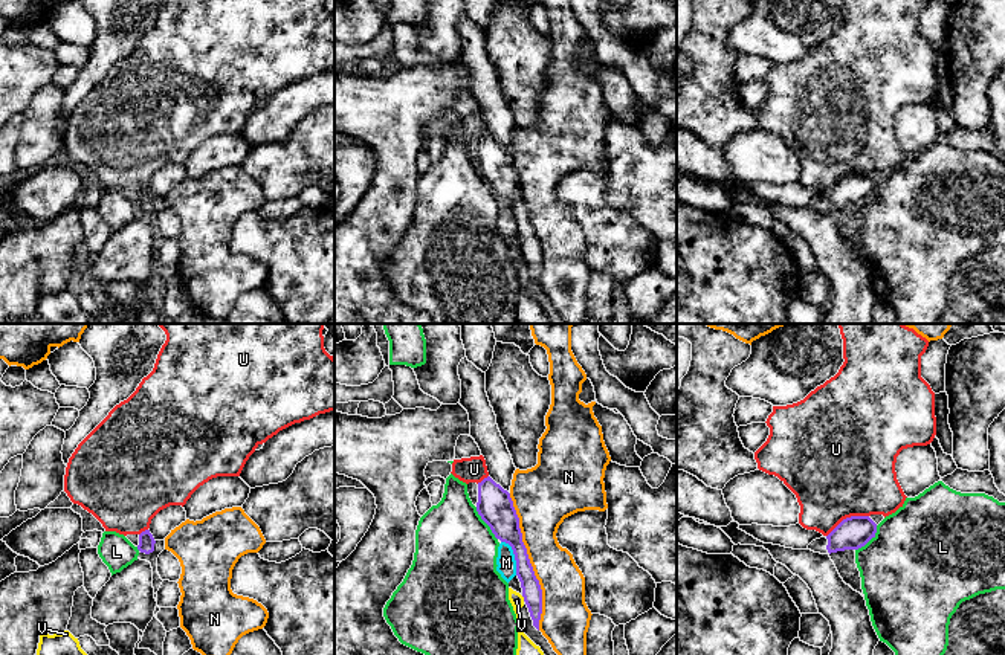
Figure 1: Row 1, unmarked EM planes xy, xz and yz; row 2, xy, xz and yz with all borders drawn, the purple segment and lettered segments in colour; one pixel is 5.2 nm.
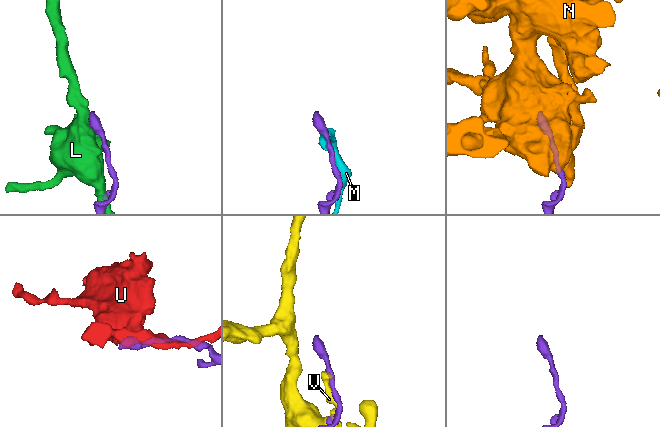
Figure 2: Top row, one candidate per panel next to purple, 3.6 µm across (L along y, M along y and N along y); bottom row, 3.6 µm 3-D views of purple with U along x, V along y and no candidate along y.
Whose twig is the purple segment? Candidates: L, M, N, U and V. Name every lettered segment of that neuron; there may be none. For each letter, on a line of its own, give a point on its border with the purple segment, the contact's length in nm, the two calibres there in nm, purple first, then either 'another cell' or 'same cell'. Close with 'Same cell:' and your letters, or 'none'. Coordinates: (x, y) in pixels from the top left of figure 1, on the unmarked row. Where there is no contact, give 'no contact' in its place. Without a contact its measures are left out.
L: contact xz (486, 180); length 200 nm; calibres 190 and 440 nm; another cell
M: contact xz (515, 214); length 200 nm; calibres 170 and 100 nm; another cell
N: contact xz (529, 220); length 750 nm; calibres 160 and 240 nm; another cell
U: contact yz (846, 176); length 260 nm; calibres 170 and 500 nm; another cell
V: contact xz (524, 257); length 40 nm; calibres 110 and 70 nm; another cell
Same cell: none

